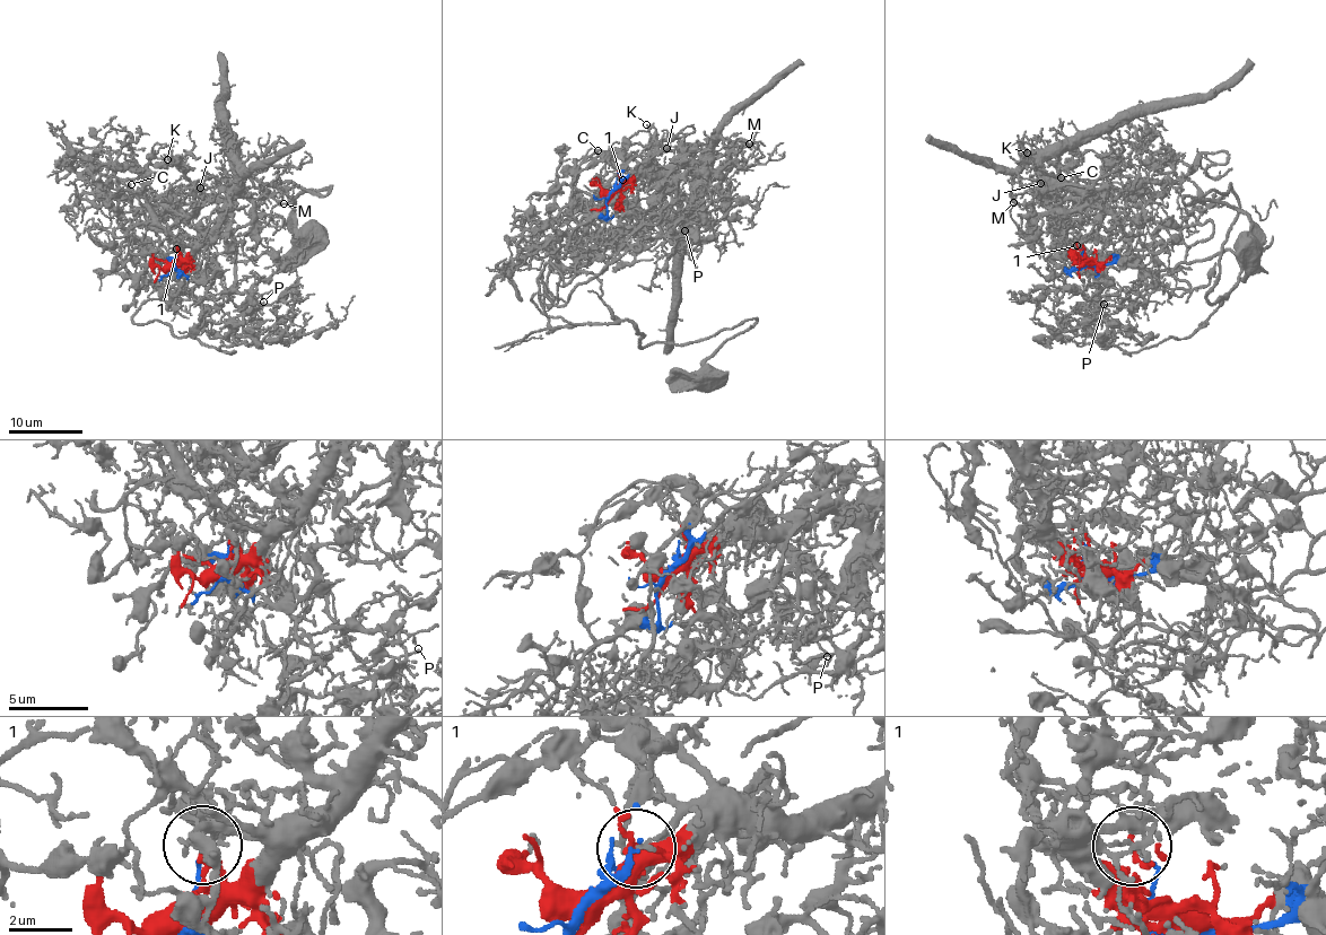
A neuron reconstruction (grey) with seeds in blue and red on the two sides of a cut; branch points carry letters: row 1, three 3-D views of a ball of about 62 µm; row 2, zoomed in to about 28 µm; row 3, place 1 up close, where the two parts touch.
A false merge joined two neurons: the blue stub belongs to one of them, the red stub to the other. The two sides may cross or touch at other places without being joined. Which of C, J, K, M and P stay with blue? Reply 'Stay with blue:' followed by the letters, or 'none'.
Stay with blue: C, P

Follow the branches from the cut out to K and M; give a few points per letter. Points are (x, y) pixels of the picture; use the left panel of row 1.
K: (173, 269), (179, 256), (175, 236), (169, 230), (176, 211), (165, 195), (183, 174), (179, 163), (166, 159)
M: (173, 269), (208, 238), (237, 166), (264, 194), (285, 204)

